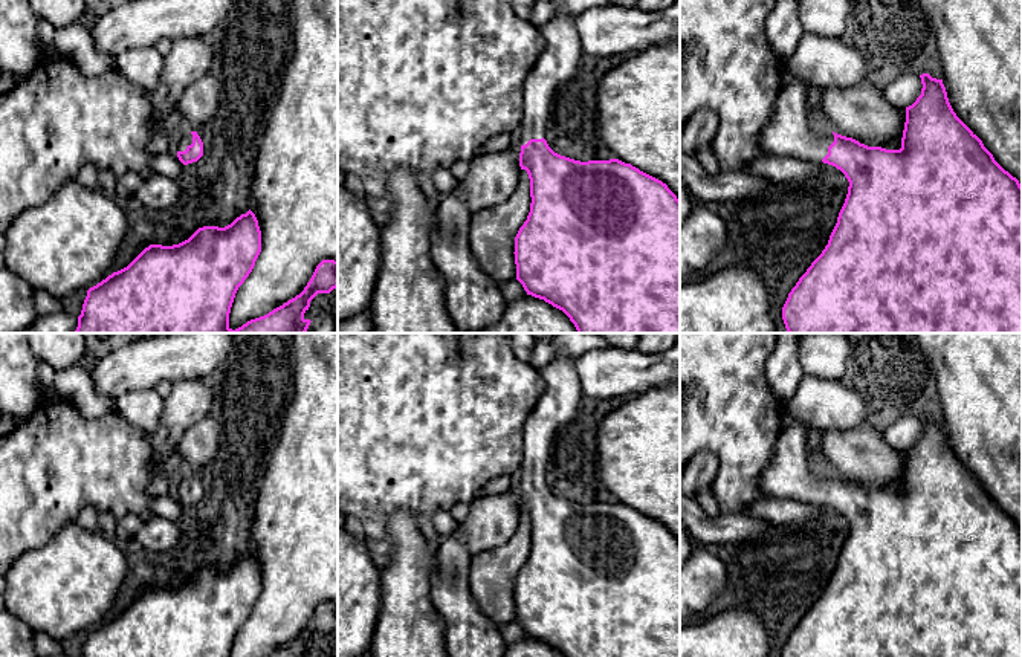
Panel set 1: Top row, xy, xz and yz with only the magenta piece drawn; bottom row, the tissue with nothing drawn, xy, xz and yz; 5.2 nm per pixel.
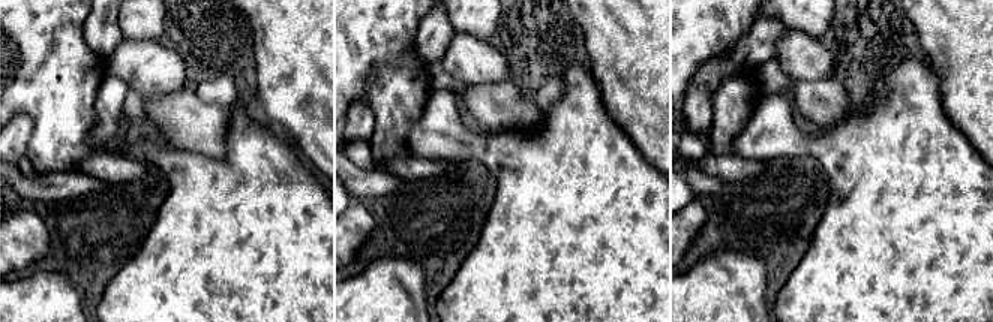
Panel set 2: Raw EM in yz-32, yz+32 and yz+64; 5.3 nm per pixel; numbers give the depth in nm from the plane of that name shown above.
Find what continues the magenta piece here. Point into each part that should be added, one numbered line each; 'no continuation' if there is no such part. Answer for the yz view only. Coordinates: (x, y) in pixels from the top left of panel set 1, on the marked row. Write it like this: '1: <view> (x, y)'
1: yz (789, 133)

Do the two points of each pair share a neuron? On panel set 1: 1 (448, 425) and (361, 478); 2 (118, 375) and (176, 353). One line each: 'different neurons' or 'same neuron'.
1: same neuron
2: same neuron

